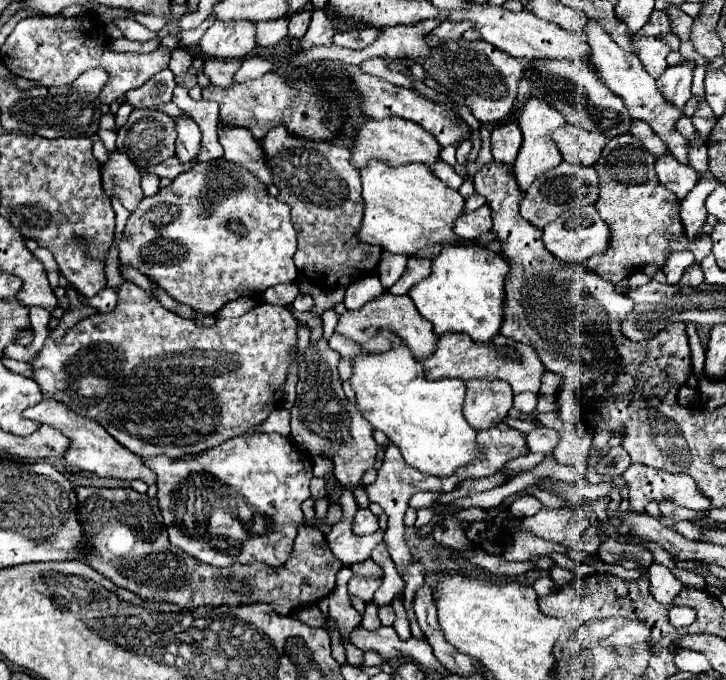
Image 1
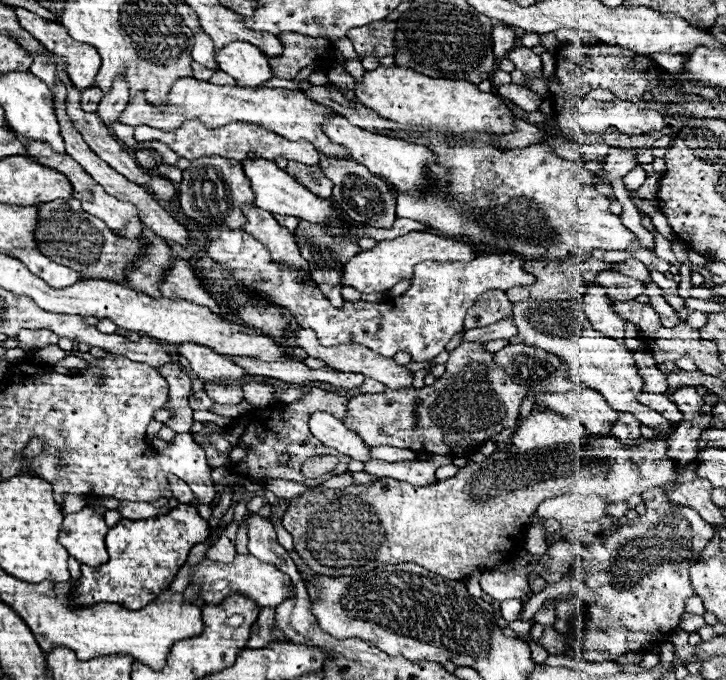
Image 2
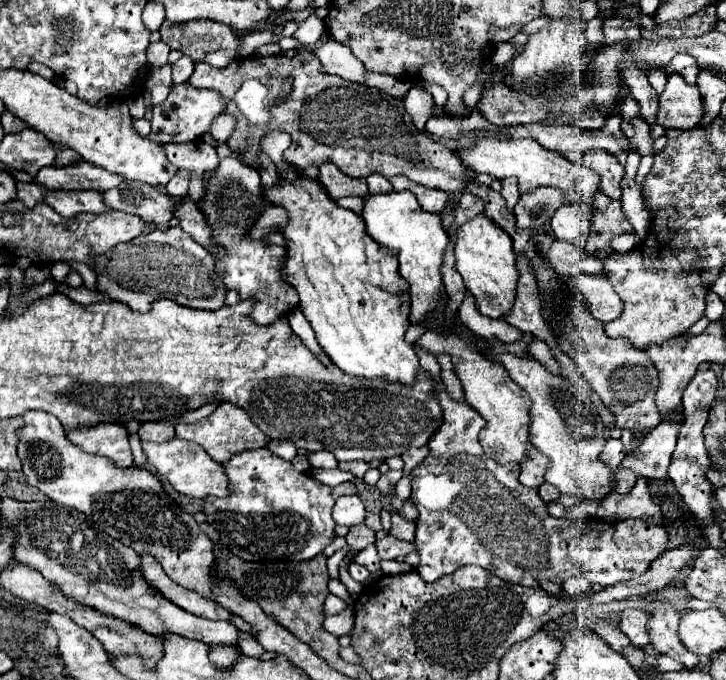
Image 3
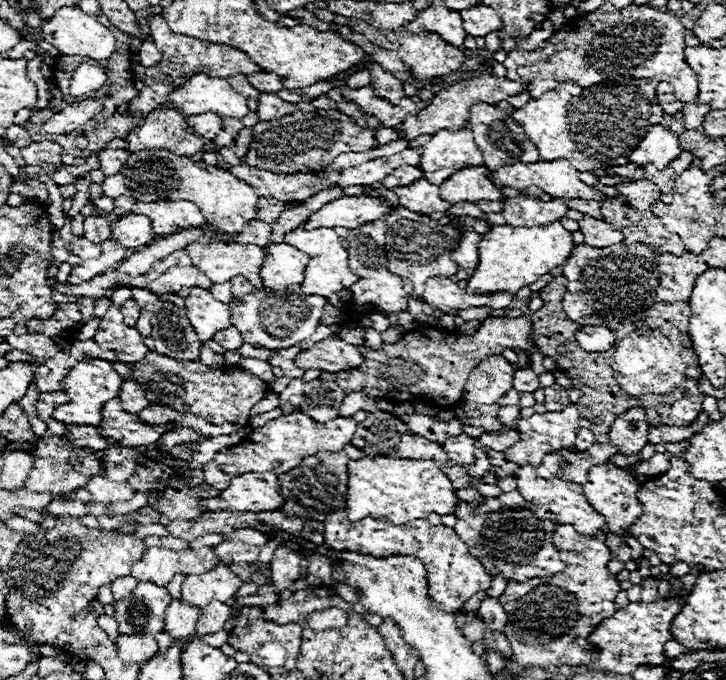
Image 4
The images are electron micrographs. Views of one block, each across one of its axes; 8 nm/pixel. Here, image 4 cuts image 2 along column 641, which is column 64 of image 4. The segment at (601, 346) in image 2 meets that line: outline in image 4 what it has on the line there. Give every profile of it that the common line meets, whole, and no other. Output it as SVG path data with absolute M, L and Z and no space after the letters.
M84 358L80 362L74 364L74 368L64 376L64 380L60 382L62 392L66 392L66 396L70 396L70 402L58 406L52 414L54 420L64 422L64 424L86 424L86 426L98 426L102 416L100 416L100 408L104 402L118 398L120 386L122 386L122 376L112 368L110 362L106 360L98 360L98 358Z

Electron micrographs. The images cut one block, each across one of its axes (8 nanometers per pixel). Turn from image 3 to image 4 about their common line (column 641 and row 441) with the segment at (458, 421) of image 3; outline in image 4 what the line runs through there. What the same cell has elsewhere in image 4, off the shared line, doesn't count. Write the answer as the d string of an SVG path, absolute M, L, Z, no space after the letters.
M568 404L562 412L544 412L544 414L534 414L530 418L516 420L516 430L520 434L520 440L506 450L506 460L514 464L532 464L538 466L542 458L550 452L560 452L560 450L570 450L574 452L574 442L576 442L576 432L578 432L578 404Z

